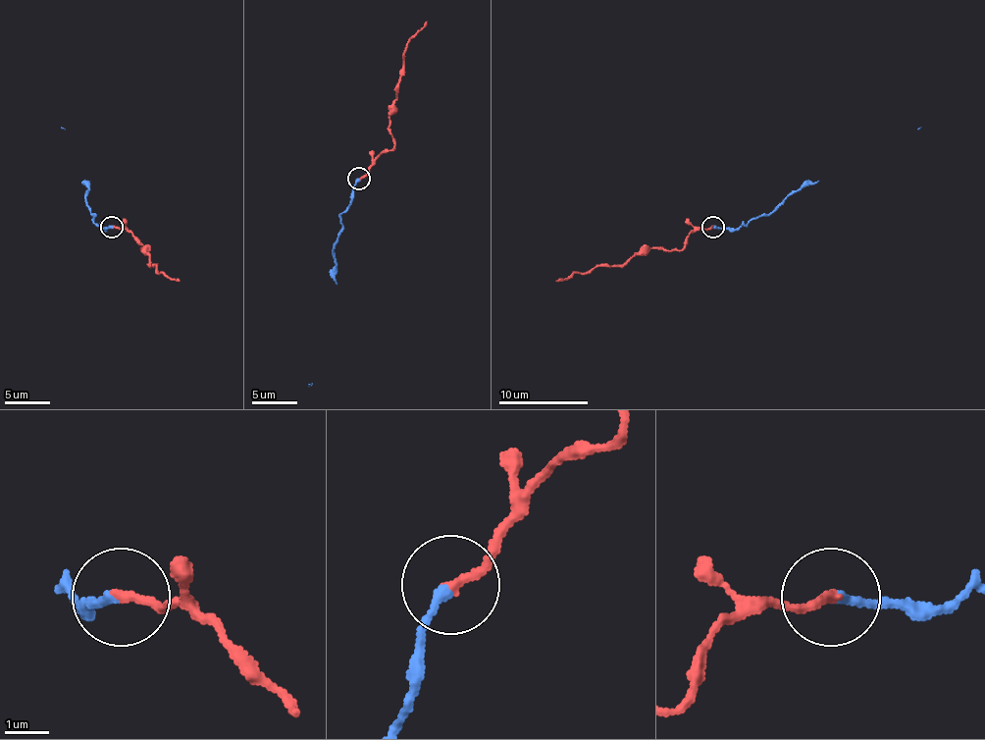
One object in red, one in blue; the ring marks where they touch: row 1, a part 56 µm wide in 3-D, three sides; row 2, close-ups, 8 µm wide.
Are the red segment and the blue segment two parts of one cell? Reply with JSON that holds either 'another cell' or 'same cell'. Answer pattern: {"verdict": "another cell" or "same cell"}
{"verdict": "same cell"}

